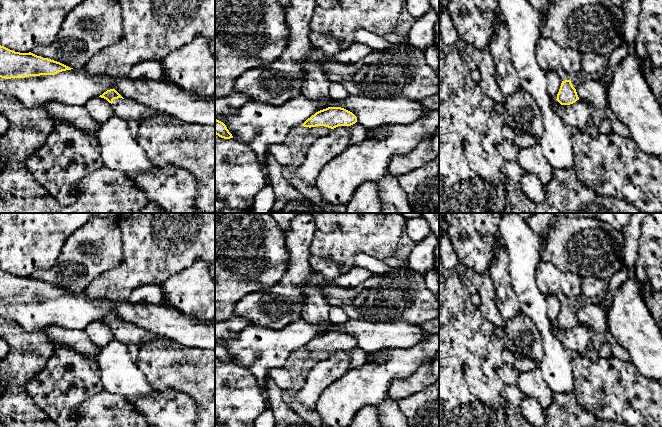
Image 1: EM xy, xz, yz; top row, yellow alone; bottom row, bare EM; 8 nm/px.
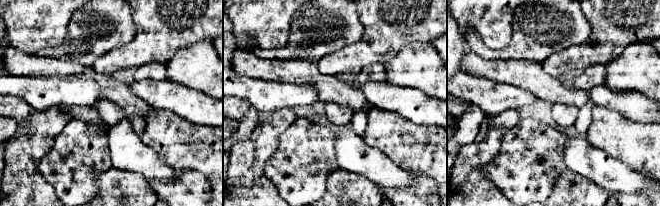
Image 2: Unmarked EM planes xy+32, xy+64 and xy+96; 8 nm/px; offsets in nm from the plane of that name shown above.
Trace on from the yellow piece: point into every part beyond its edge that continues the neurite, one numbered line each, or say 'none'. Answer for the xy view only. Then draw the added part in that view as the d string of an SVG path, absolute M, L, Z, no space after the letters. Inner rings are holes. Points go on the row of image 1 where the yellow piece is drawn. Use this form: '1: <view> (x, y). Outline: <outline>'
1: xy (127, 109). Outline: M114 99L112 109L118 117L125 121L134 121L140 123L149 120L157 115L154 111L144 105L141 105L131 99Z

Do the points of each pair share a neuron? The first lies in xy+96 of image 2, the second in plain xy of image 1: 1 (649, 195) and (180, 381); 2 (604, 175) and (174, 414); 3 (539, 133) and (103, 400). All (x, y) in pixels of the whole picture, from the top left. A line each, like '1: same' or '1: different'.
1: different
2: different
3: different

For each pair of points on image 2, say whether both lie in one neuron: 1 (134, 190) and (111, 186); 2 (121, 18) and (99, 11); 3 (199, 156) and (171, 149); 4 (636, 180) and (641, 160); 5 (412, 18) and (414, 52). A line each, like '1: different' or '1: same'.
1: same
2: same
3: same
4: different
5: different

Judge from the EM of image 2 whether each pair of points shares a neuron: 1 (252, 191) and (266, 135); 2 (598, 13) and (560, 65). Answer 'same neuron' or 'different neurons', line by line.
1: same neuron
2: same neuron

